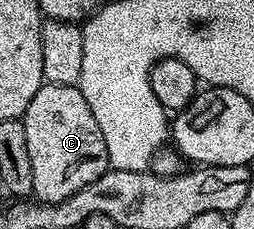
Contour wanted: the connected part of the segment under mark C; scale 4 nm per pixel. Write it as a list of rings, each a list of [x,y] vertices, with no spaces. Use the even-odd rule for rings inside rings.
[[[43,82],[42,87],[32,97],[26,114],[21,118],[28,137],[28,158],[32,161],[33,198],[40,203],[59,203],[64,197],[72,197],[72,193],[80,193],[84,185],[92,185],[96,177],[111,170],[108,161],[108,145],[104,145],[104,133],[100,133],[100,125],[92,109],[88,109],[88,101],[84,101],[84,93],[77,86],[52,85]]]

